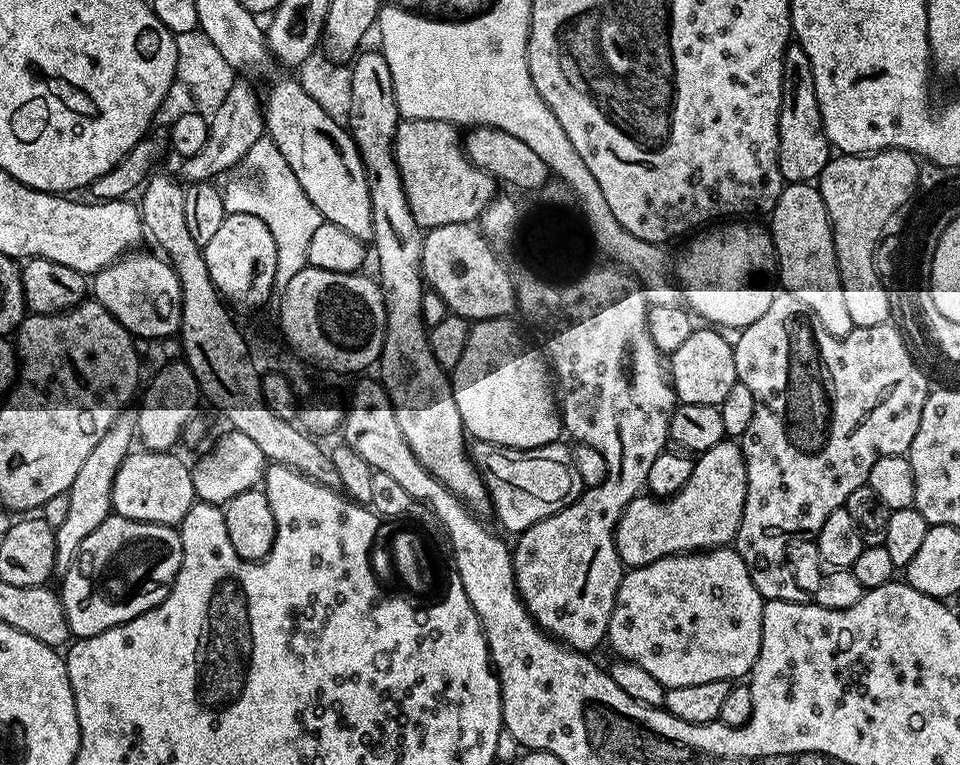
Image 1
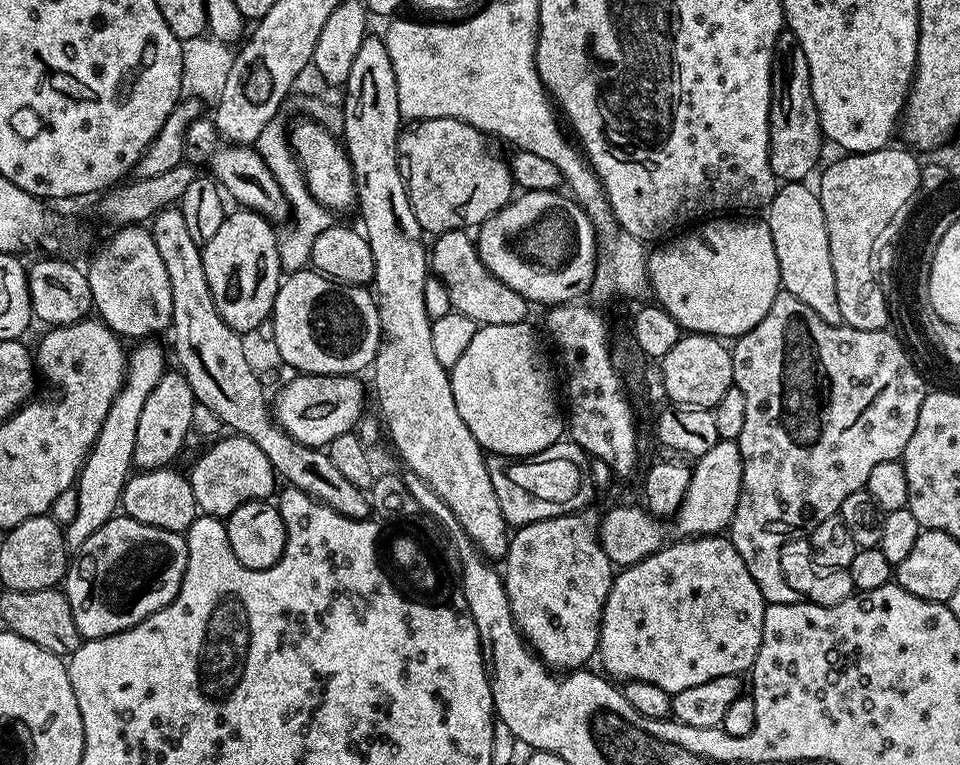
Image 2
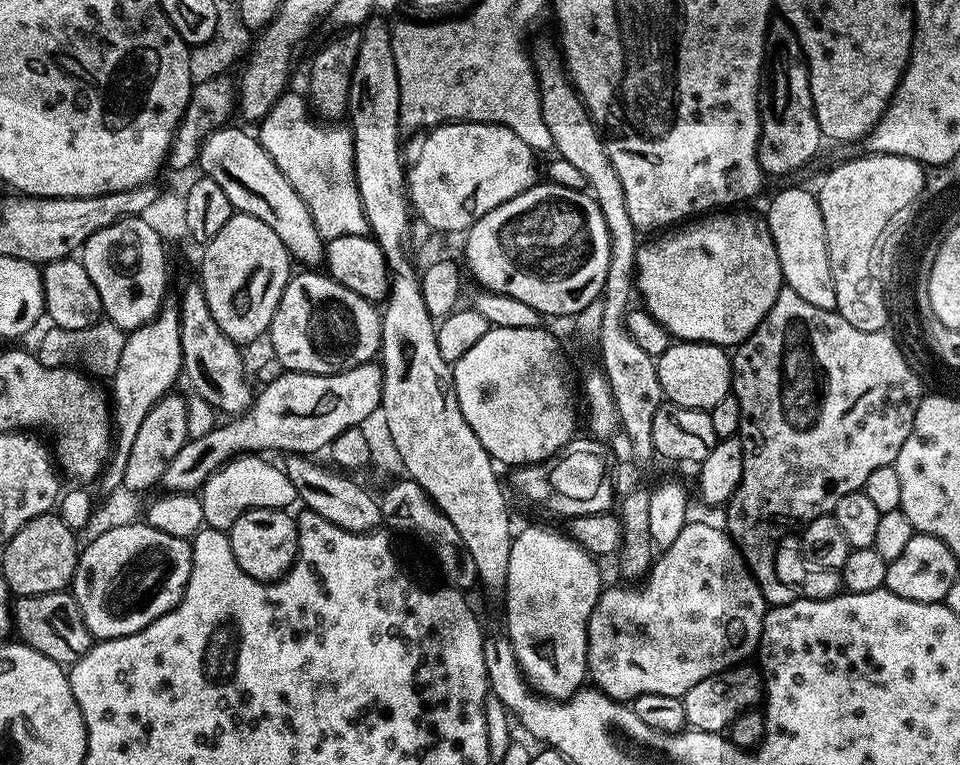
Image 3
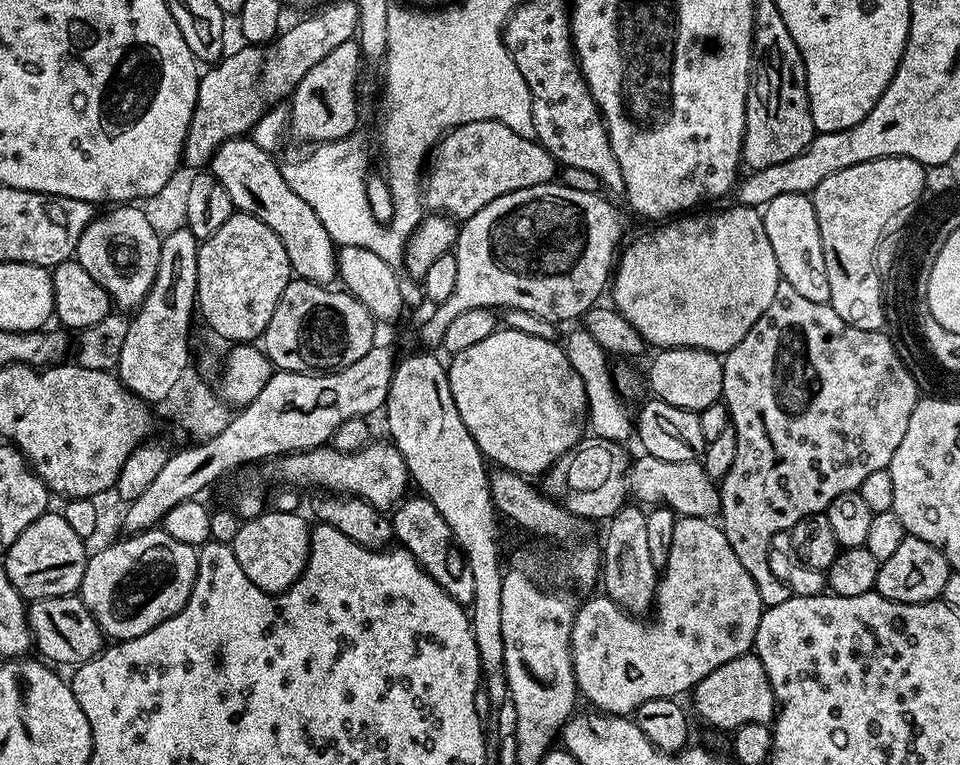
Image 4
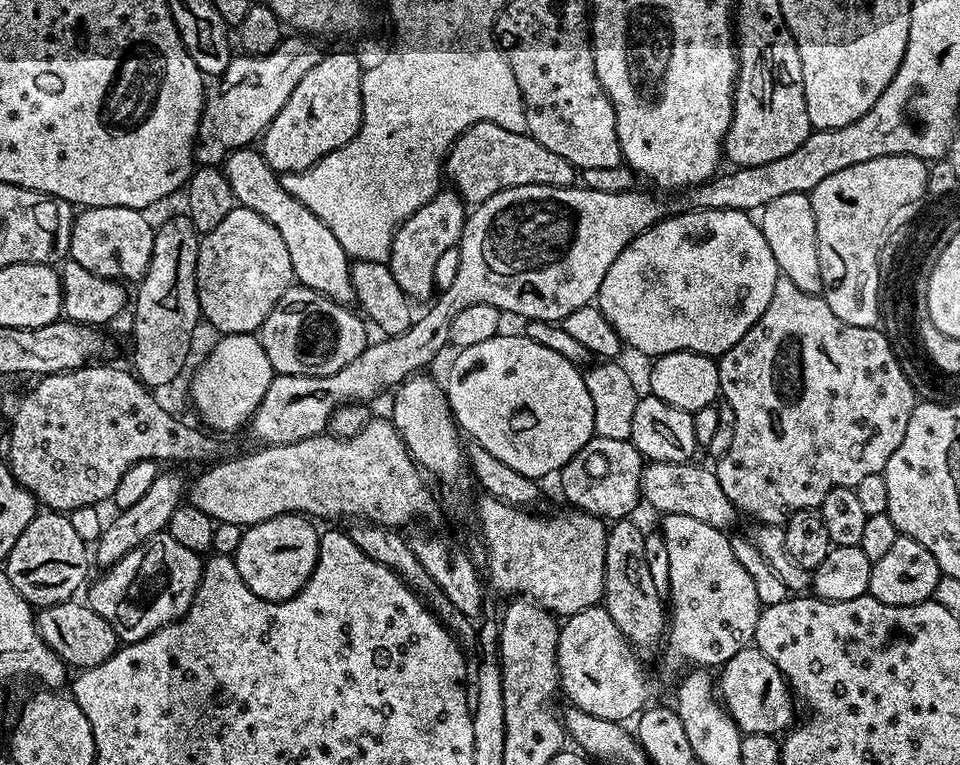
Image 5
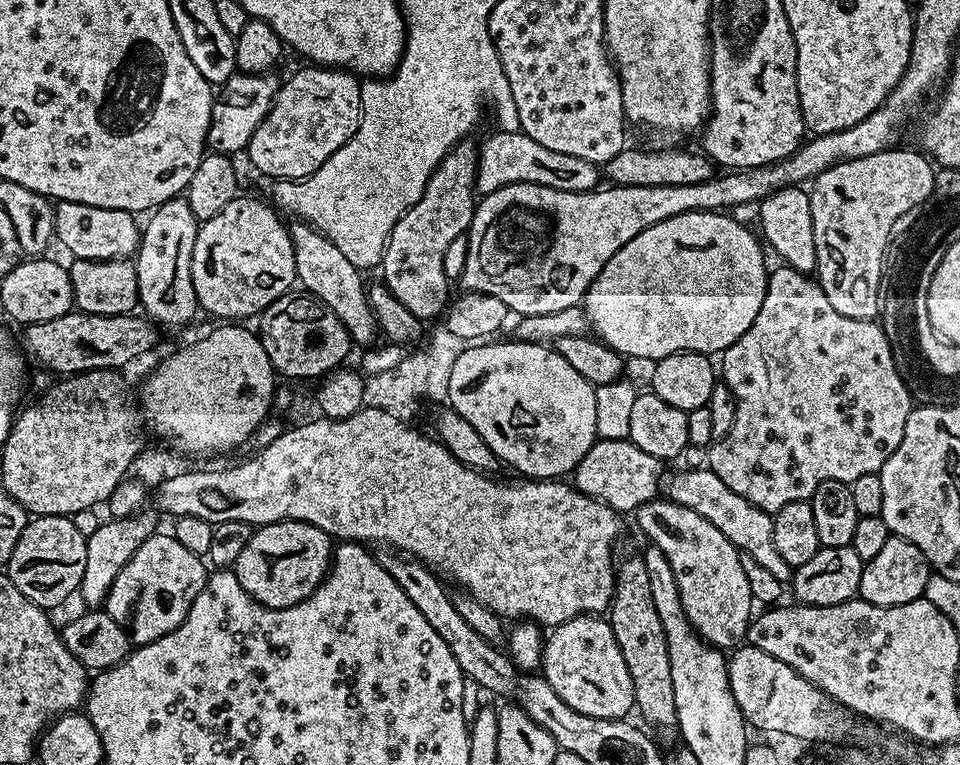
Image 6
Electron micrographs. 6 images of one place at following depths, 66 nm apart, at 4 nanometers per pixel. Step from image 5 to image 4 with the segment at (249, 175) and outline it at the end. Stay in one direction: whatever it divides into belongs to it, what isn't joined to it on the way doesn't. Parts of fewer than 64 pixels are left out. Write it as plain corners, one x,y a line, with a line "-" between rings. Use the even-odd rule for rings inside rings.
252,138
231,140
222,146
212,158
210,171
218,182
230,194
230,202
236,212
245,212
247,216
258,218
282,242
286,258
293,273
299,279
309,280
311,284
331,285
337,279
336,253
337,245
333,244
326,226
314,214
314,210
288,185
285,169
276,165
276,160

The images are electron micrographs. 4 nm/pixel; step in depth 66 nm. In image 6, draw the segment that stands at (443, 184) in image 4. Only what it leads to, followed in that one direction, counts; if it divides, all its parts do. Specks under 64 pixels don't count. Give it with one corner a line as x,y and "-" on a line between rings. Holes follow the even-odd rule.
493,132
493,136
486,137
484,144
482,140
479,145
477,193
487,194
508,184
537,184
563,192
590,192
601,183
601,169
586,162
586,158
573,158
571,154
558,154
558,150
546,150
546,146
538,146
538,142
525,132

